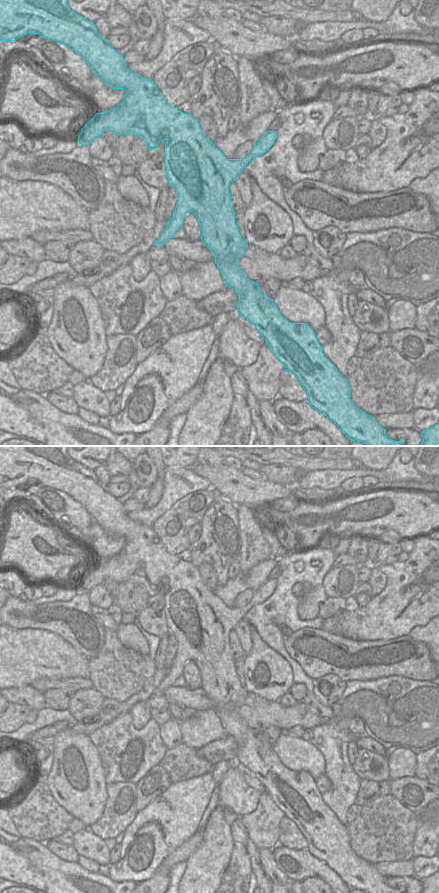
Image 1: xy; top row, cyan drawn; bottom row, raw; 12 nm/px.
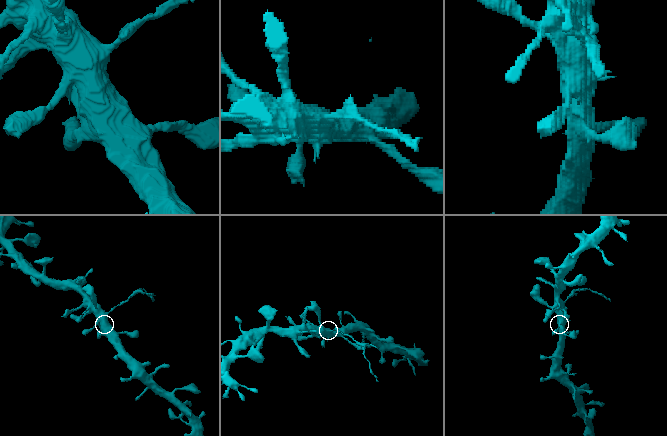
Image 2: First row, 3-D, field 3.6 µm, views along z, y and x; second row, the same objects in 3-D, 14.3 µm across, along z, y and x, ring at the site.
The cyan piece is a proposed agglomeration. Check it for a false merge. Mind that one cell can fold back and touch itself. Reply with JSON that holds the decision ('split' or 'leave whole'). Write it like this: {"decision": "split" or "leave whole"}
{"decision": "split"}

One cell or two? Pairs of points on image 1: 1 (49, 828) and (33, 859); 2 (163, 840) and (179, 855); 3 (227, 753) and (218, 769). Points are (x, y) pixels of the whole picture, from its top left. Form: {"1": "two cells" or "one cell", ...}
{"1": "two cells", "2": "two cells", "3": "two cells"}

